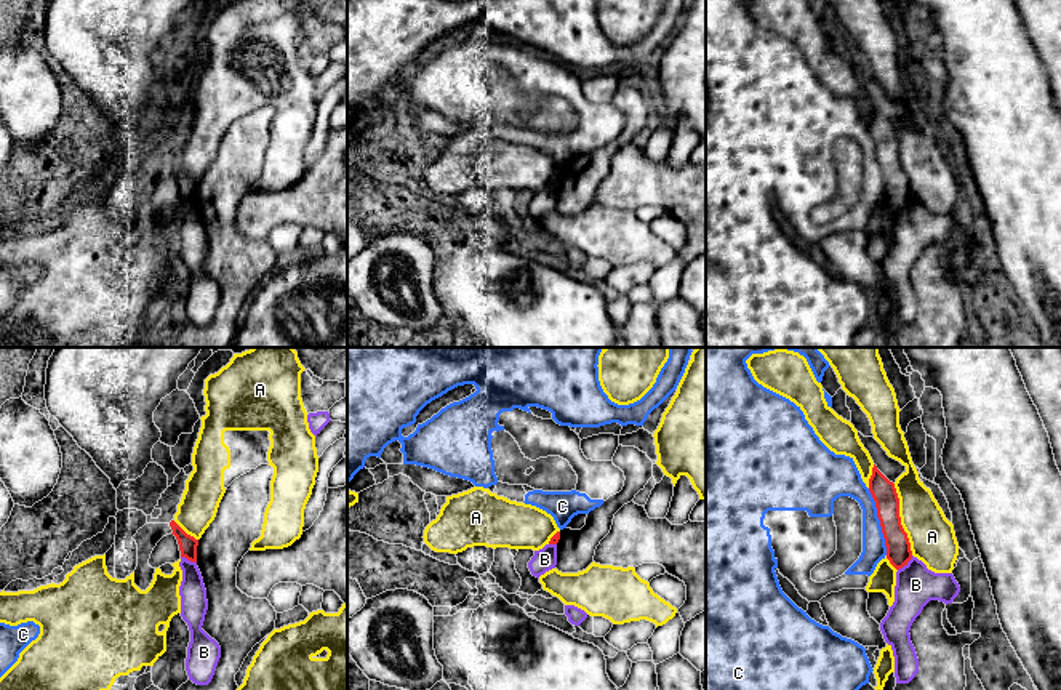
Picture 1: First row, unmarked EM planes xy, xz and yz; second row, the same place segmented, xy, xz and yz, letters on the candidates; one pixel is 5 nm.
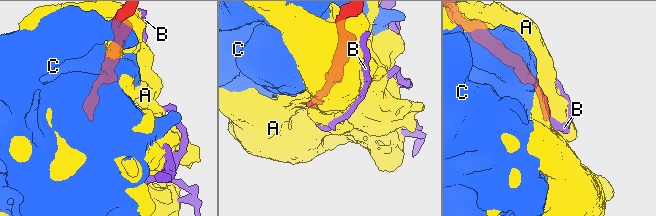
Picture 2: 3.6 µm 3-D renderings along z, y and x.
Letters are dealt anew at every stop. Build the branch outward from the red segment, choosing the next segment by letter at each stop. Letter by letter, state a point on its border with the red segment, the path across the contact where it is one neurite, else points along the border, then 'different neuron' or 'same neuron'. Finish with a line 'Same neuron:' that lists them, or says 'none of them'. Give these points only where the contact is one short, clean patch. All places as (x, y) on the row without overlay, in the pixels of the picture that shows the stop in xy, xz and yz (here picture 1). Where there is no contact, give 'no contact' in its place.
A: yz (900, 160) | different neuron
B: yz (904, 205) | along yz (912, 197), (898, 212) | different neuron
C: yz (880, 164) | different neuron
Same neuron: none of them

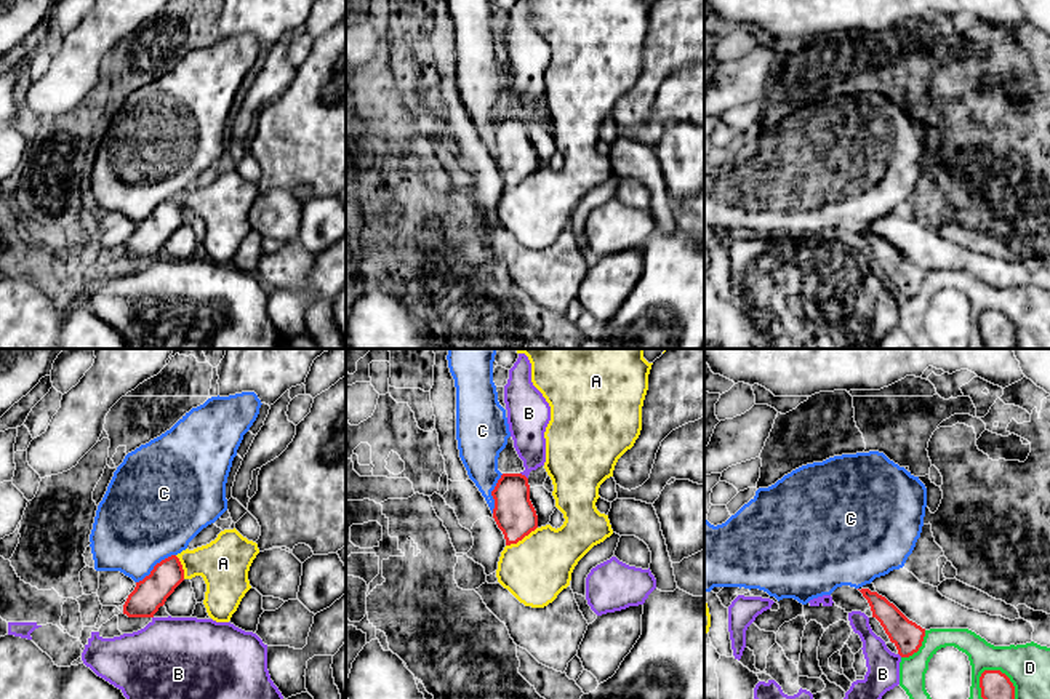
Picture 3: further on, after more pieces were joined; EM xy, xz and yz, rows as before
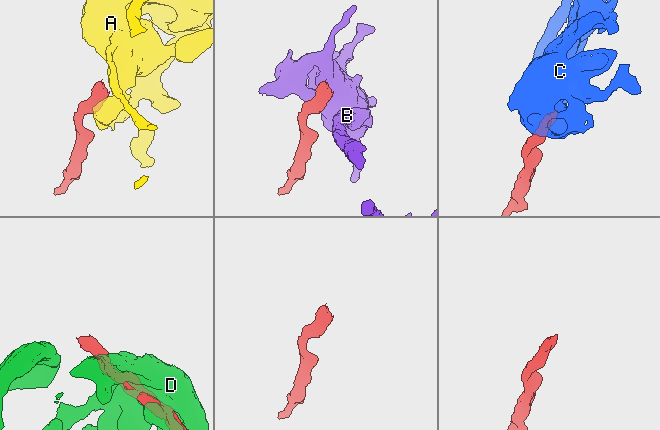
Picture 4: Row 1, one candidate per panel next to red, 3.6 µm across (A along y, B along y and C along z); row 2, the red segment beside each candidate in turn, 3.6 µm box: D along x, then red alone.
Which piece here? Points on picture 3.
A: xz (520, 181) | along xz (537, 168), (516, 184), (506, 187) | different neuron
B: xz (524, 117) | along xz (520, 114), (527, 120) | different neuron
C: xy (154, 208) | along xy (175, 195), (162, 200), (136, 224) | different neuron
D: yz (919, 288) | different neuron
Same neuron: none of them

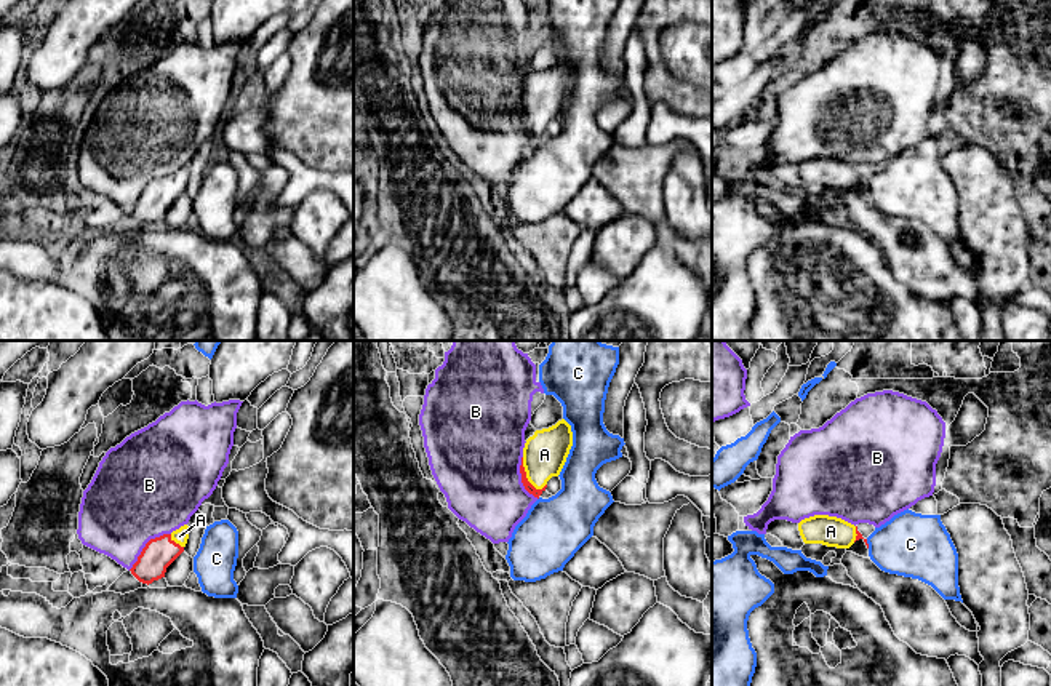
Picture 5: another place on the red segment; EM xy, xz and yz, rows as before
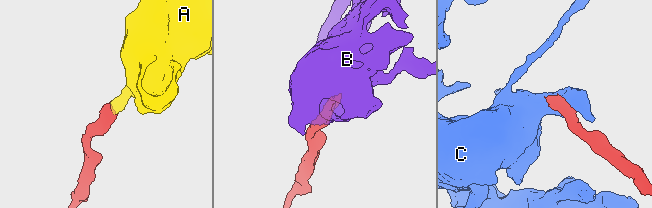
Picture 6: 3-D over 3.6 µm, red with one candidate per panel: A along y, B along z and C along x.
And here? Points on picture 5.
A: xz (525, 117) | across xz (528, 128), (525, 117), (544, 96) | same neuron
B: xy (146, 187) | along xy (170, 175), (152, 179), (128, 211) | different neuron
C: yz (867, 186) | along yz (866, 181), (869, 189) | different neuron
Same neuron: A

